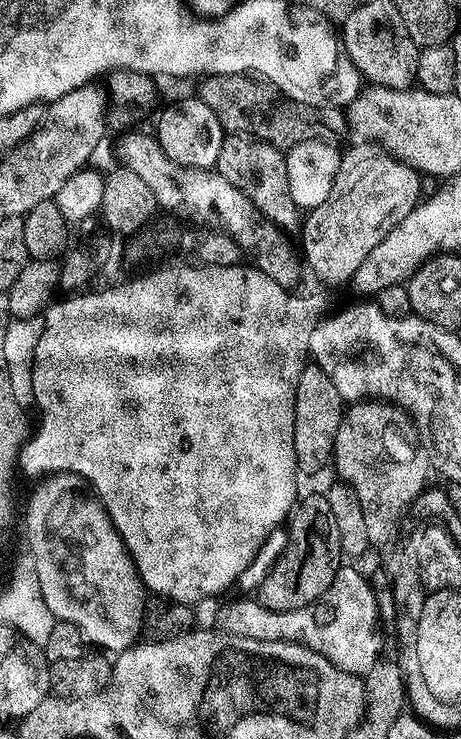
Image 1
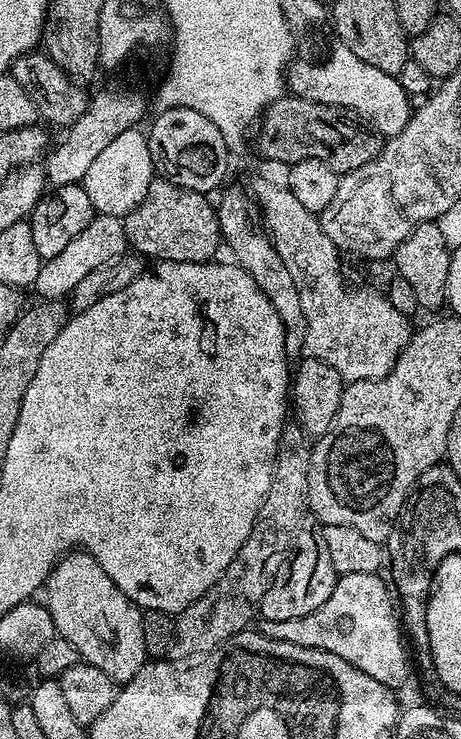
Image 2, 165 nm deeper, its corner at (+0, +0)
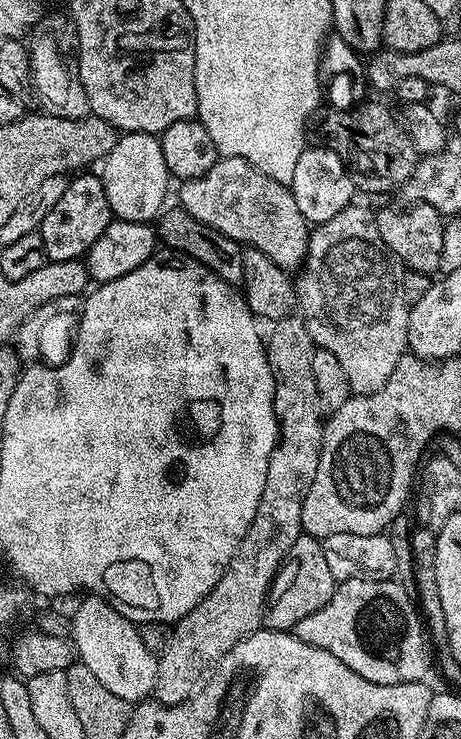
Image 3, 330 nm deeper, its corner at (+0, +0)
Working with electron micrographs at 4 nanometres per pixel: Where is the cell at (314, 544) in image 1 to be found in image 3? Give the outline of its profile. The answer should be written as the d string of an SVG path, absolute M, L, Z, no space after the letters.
M302 534L296 539L294 546L290 546L287 558L272 579L272 587L268 589L268 603L264 605L263 627L273 632L295 629L302 618L314 614L314 610L322 610L322 606L330 602L337 583L330 574L323 543Z

